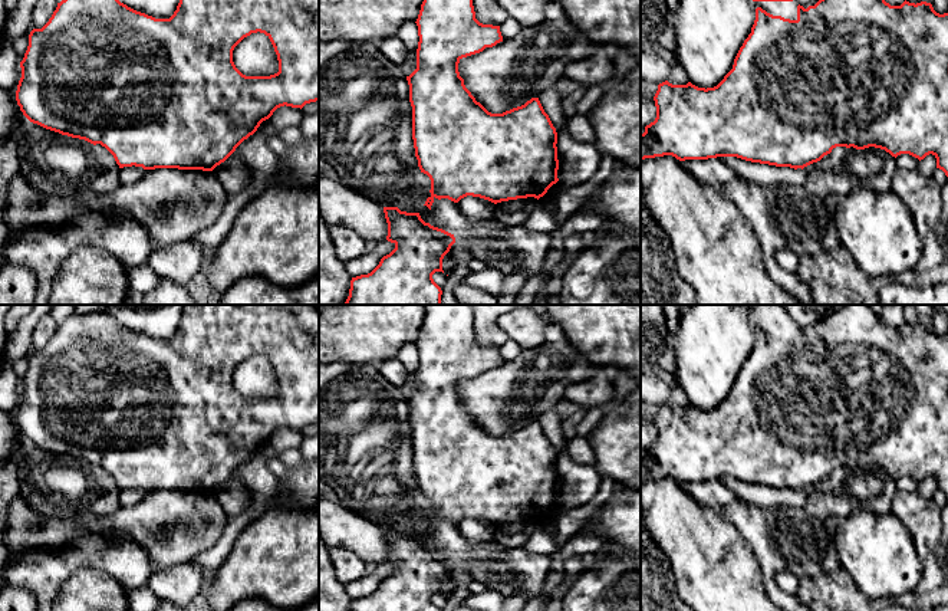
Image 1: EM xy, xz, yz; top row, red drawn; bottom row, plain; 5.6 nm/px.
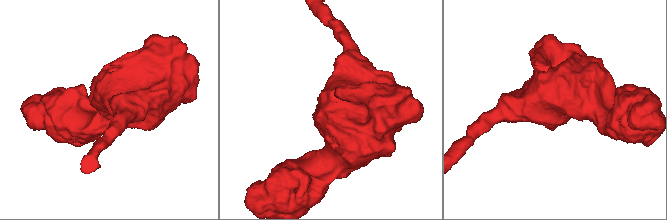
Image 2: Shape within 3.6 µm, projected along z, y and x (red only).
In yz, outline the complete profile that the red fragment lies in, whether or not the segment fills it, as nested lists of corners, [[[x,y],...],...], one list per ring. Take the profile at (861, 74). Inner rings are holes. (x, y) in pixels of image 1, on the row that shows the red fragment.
[[[753,0],[756,20],[751,33],[740,47],[733,69],[714,88],[698,88],[687,85],[672,85],[668,81],[658,85],[654,96],[656,118],[645,127],[641,134],[641,161],[672,155],[679,161],[708,160],[717,157],[737,157],[751,162],[776,167],[804,168],[820,161],[836,147],[865,150],[880,148],[892,157],[909,154],[919,161],[932,154],[937,158],[937,168],[948,177],[948,13],[939,14],[931,3],[909,3],[891,6],[885,0],[819,0],[814,6],[804,9],[796,0]]]

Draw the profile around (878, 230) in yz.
[[[866,185],[843,196],[833,211],[842,246],[870,277],[898,276],[911,270],[922,257],[924,243],[911,210],[892,191],[873,191]]]

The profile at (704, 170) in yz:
[[[717,158],[685,160],[682,167],[700,183],[717,188],[721,184],[733,183],[738,174]]]

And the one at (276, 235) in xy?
[[[270,184],[237,214],[214,253],[208,282],[223,295],[234,282],[260,276],[282,288],[306,283],[319,273],[319,188]]]

